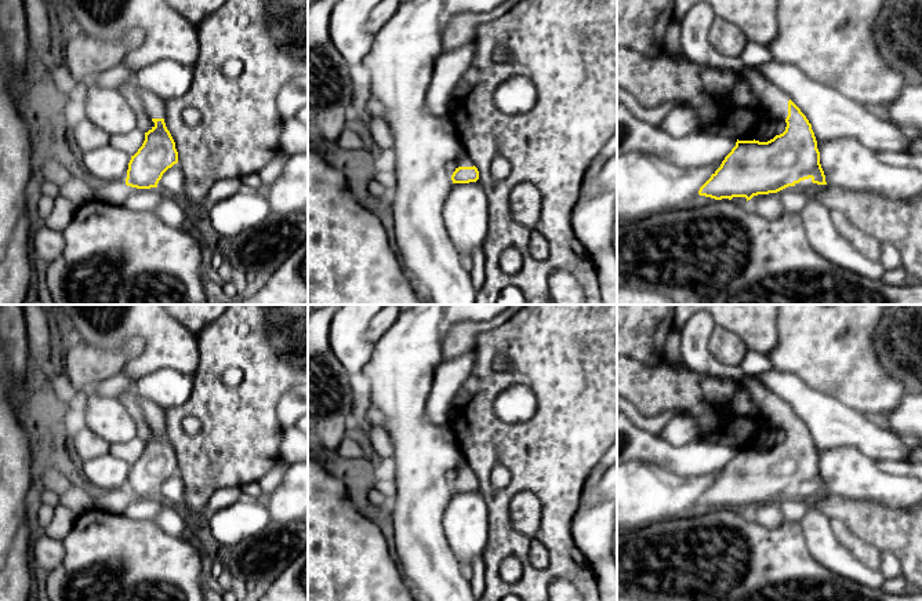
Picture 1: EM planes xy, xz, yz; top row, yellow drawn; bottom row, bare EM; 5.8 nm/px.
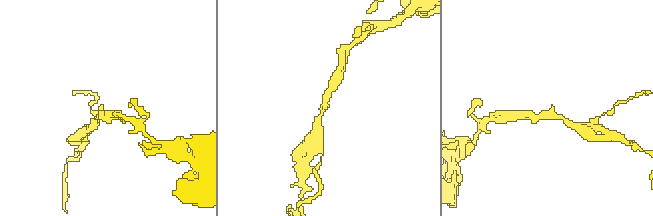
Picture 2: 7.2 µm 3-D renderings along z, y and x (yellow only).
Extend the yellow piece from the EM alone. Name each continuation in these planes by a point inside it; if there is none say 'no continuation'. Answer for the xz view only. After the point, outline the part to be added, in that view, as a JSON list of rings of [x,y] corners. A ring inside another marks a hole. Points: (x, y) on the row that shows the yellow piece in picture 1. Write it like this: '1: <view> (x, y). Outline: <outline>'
1: xz (463, 160). Outline: [[[462,150],[458,157],[455,159],[457,161],[457,168],[458,167],[473,167],[475,164],[472,163],[472,160],[467,156],[467,152]]]

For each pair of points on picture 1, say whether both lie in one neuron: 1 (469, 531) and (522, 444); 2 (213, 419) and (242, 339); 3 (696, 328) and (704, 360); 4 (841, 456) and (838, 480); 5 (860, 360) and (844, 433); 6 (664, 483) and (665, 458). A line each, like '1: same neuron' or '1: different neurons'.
1: different neurons
2: same neuron
3: same neuron
4: same neuron
5: different neurons
6: different neurons

